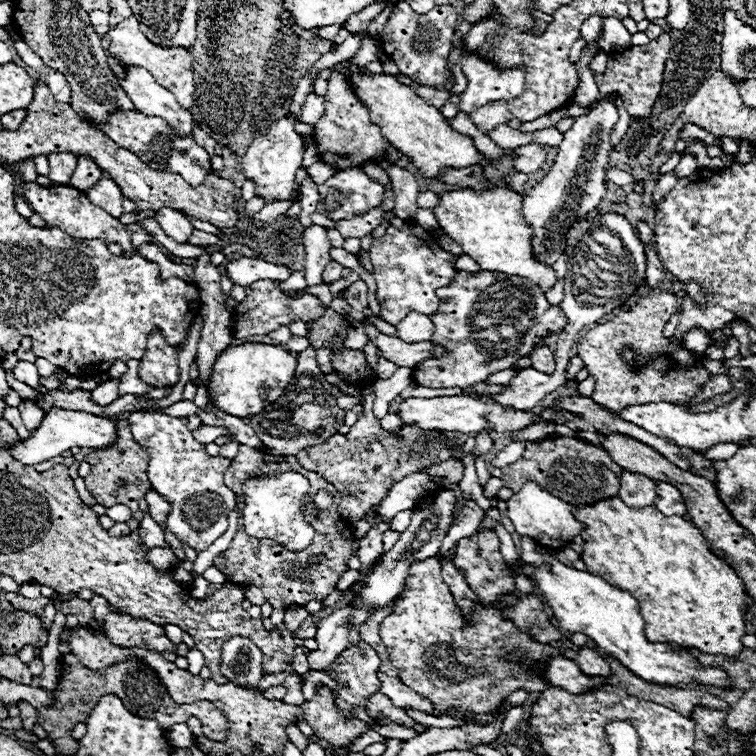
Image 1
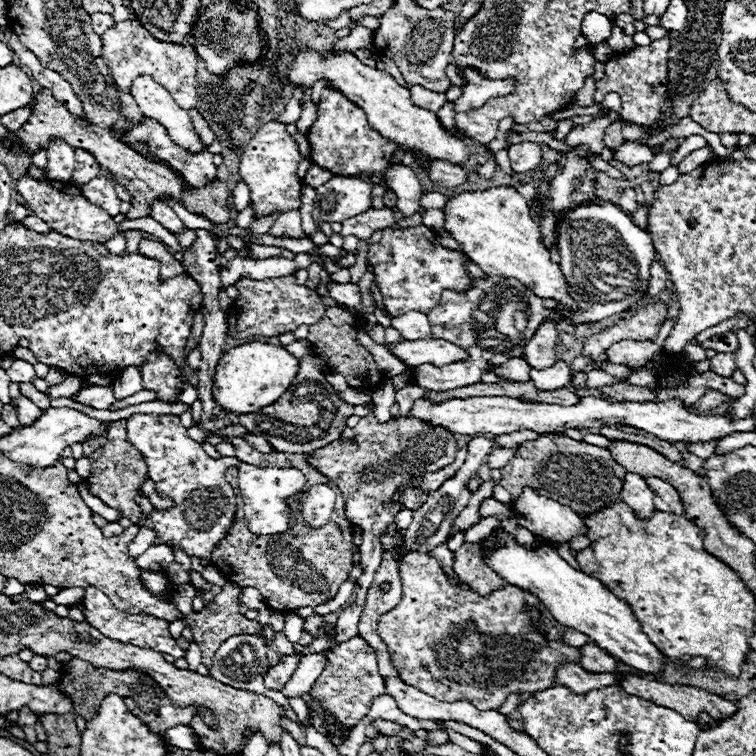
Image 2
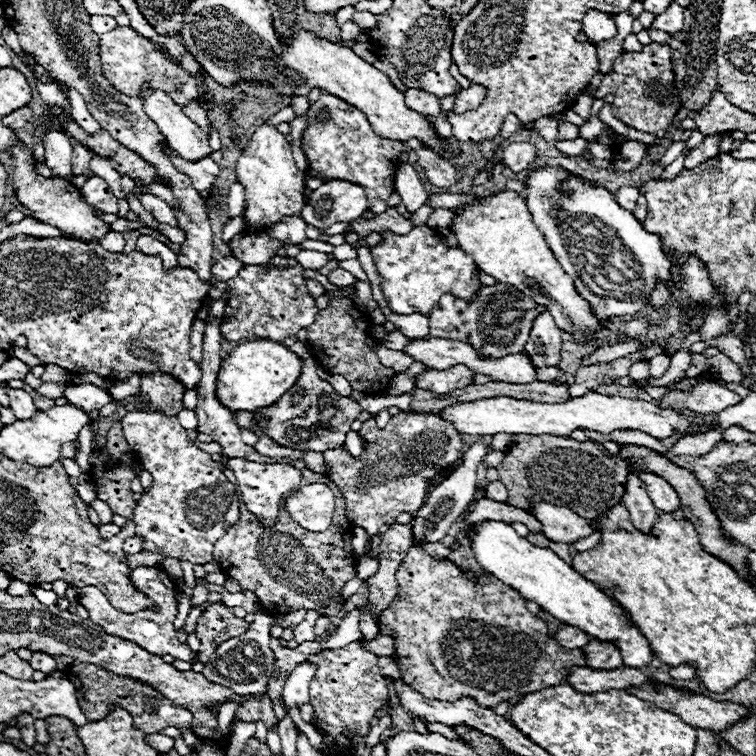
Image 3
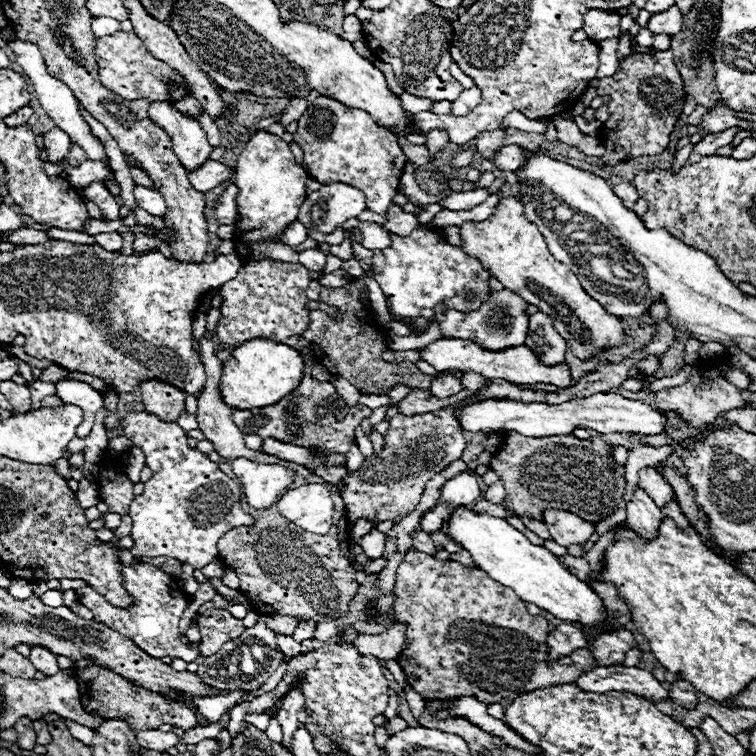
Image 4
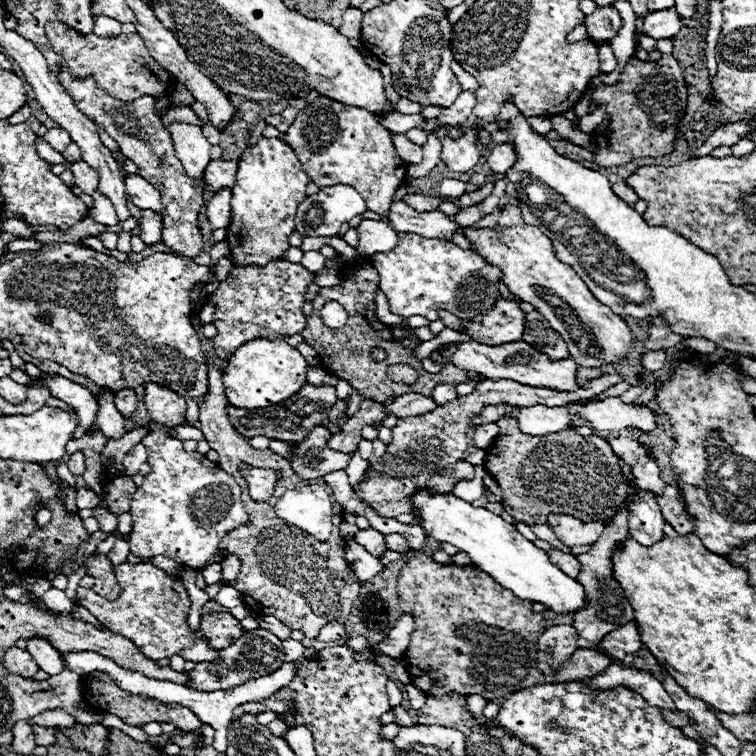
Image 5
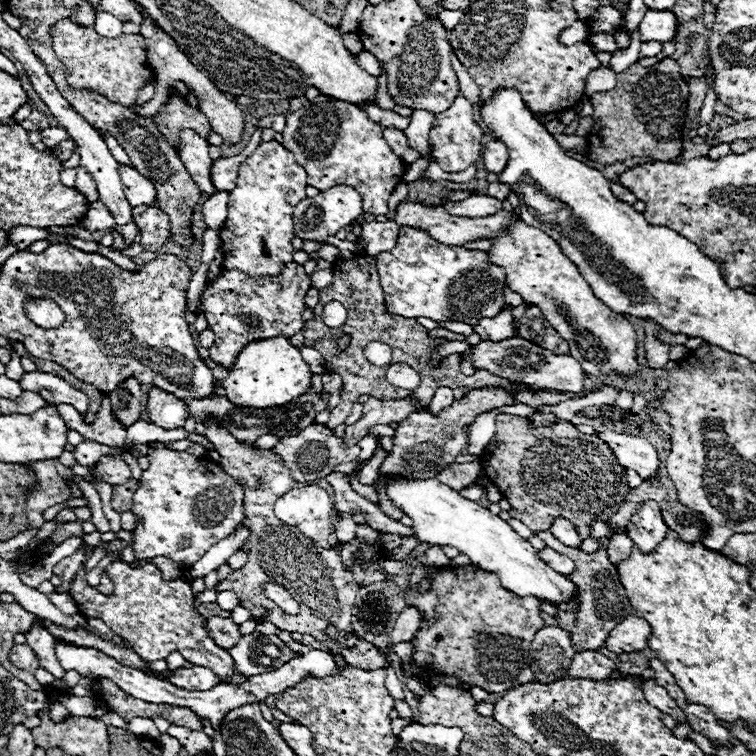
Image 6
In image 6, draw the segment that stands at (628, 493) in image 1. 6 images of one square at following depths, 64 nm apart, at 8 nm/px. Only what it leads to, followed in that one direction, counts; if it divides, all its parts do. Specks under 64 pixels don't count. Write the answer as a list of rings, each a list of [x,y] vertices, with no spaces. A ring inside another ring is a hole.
[[[644,502],[638,506],[636,514],[628,522],[628,536],[646,554],[654,552],[656,546],[666,538],[668,526],[662,520],[656,502]]]

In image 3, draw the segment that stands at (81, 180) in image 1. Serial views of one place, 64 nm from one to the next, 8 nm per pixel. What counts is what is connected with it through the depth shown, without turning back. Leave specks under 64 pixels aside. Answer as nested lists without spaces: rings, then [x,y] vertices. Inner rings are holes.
[[[74,140],[72,142],[72,174],[82,174],[90,160],[92,160],[92,154]]]

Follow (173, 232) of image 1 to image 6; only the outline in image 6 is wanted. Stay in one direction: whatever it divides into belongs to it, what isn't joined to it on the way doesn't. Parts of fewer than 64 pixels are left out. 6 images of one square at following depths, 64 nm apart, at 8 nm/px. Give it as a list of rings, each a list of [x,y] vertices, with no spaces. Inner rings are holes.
[[[118,164],[118,172],[126,190],[126,198],[130,198],[132,206],[156,206],[156,188],[148,178],[138,174],[132,166],[124,164]]]

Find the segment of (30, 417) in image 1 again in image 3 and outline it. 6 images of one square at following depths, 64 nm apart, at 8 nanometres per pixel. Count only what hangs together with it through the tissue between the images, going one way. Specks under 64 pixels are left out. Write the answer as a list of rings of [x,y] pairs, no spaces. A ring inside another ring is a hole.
[[[6,386],[6,394],[10,396],[10,408],[16,414],[16,418],[30,418],[30,414],[34,414],[36,406],[34,406],[32,396],[26,390],[22,390],[22,388],[14,390],[14,388]]]

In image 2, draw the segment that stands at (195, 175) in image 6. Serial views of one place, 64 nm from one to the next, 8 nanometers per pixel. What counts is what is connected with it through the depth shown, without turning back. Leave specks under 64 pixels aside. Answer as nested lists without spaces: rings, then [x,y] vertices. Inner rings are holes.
[[[140,76],[132,84],[132,98],[138,102],[144,116],[160,122],[174,144],[188,152],[204,150],[200,136],[194,130],[194,124],[186,110],[182,110],[168,90],[156,84],[150,76]]]

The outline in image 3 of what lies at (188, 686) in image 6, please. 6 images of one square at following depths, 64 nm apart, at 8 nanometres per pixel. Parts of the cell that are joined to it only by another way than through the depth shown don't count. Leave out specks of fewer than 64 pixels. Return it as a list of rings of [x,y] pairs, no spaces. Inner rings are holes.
[[[260,612],[256,622],[252,622],[252,626],[238,638],[230,638],[226,640],[222,646],[218,646],[218,650],[210,656],[210,660],[204,664],[202,668],[202,674],[206,680],[214,682],[214,684],[220,684],[220,686],[226,686],[230,690],[234,690],[236,694],[249,694],[240,698],[238,701],[226,703],[221,706],[218,715],[218,732],[228,732],[228,724],[232,722],[232,716],[236,712],[236,708],[241,705],[245,700],[257,699],[261,694],[252,694],[252,692],[266,692],[266,680],[268,676],[274,672],[274,664],[276,664],[276,658],[274,658],[274,652],[270,650],[270,616]]]

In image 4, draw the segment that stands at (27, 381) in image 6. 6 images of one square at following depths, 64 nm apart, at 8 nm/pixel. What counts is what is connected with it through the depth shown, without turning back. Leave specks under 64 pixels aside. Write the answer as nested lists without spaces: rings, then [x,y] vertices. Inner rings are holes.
[[[58,380],[56,382],[56,396],[64,404],[73,404],[83,410],[83,422],[76,430],[78,438],[84,438],[90,434],[90,428],[94,424],[96,412],[102,408],[102,395],[96,392],[90,384],[76,382],[76,380]]]

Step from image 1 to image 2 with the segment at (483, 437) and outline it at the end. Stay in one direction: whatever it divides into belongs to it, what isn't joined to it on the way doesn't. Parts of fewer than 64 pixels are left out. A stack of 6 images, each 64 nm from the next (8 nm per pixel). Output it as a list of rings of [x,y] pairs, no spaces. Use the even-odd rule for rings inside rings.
[[[472,438],[472,442],[468,444],[468,456],[466,456],[466,462],[462,464],[462,468],[452,478],[448,478],[438,490],[430,492],[428,500],[414,512],[412,524],[408,526],[408,530],[404,534],[404,538],[406,538],[404,540],[404,554],[408,554],[410,550],[422,550],[424,554],[428,554],[434,546],[446,542],[450,528],[454,526],[454,520],[466,508],[466,504],[472,496],[472,492],[468,490],[468,482],[478,472],[480,464],[486,462],[490,452],[492,452],[492,442],[488,442],[488,438]]]

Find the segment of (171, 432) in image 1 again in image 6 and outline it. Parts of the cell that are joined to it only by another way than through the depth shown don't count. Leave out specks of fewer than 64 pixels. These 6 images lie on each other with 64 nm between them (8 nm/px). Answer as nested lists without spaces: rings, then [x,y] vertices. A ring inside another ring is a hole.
[[[164,444],[148,452],[148,460],[150,468],[142,472],[140,488],[132,502],[132,512],[136,516],[136,560],[166,556],[178,566],[188,568],[198,562],[214,542],[226,538],[234,526],[244,522],[244,490],[218,462],[166,450]]]

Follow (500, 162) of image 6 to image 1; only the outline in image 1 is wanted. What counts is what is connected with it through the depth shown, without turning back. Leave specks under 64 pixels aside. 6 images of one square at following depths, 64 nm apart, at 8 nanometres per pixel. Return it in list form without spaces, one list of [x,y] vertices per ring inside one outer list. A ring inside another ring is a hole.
[[[526,144],[526,146],[518,146],[514,148],[514,168],[516,172],[536,172],[546,160],[546,152],[542,146],[538,144]]]

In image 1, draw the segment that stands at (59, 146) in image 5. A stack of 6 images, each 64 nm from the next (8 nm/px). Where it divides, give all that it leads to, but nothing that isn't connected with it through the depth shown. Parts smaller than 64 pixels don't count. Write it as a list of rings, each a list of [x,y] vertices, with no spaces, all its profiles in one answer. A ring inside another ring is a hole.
[[[52,152],[48,154],[48,162],[50,162],[50,174],[48,174],[50,182],[56,186],[66,186],[76,168],[78,156],[72,152]]]

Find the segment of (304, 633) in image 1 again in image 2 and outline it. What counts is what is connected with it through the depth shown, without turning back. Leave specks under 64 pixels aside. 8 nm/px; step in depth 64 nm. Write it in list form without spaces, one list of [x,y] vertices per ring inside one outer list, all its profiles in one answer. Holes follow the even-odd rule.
[[[308,616],[304,622],[304,628],[312,634],[312,636],[322,636],[324,634],[324,620],[322,616]]]

